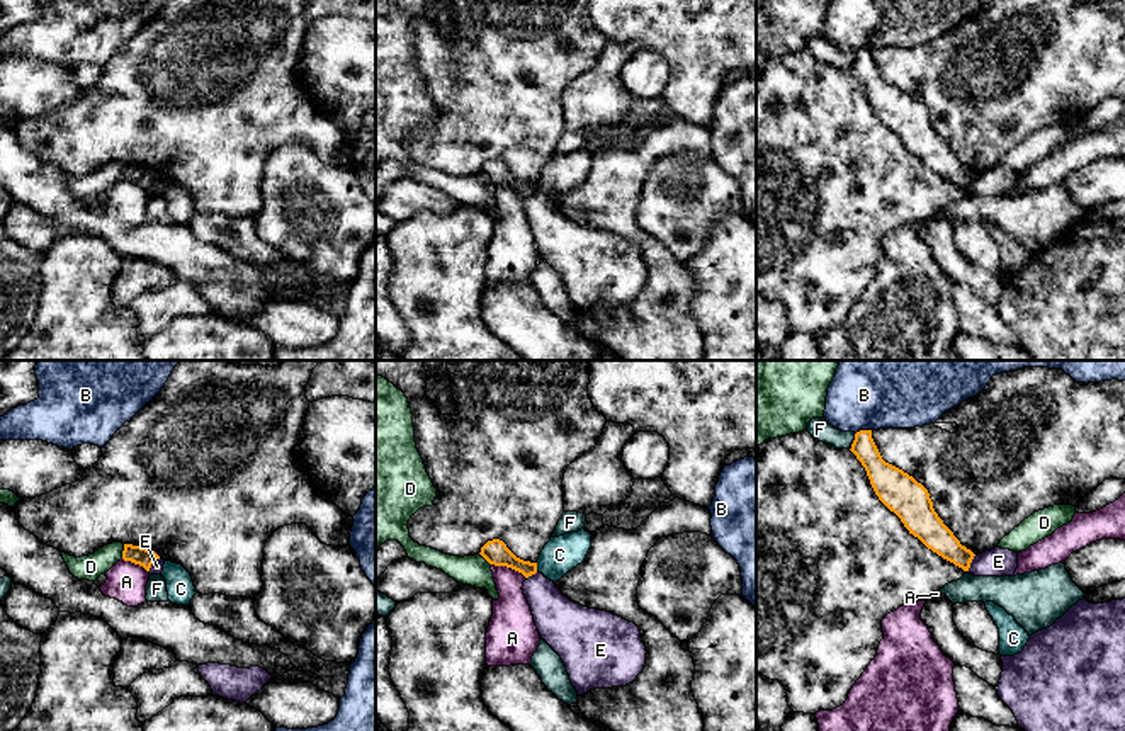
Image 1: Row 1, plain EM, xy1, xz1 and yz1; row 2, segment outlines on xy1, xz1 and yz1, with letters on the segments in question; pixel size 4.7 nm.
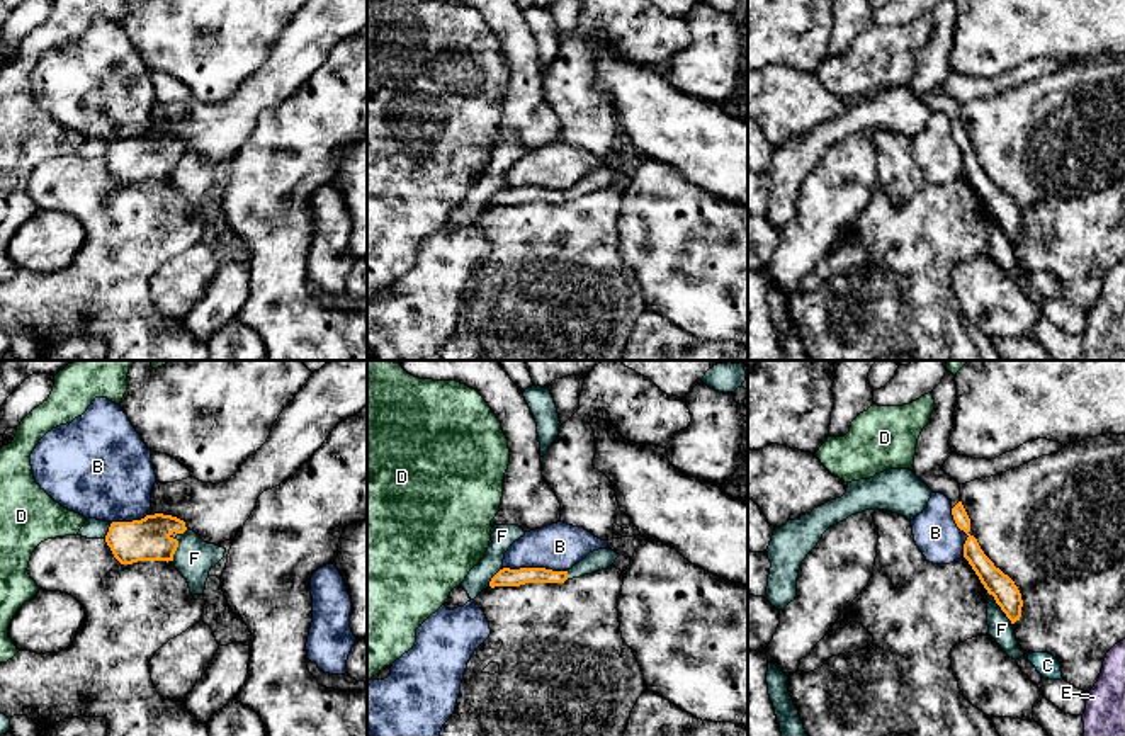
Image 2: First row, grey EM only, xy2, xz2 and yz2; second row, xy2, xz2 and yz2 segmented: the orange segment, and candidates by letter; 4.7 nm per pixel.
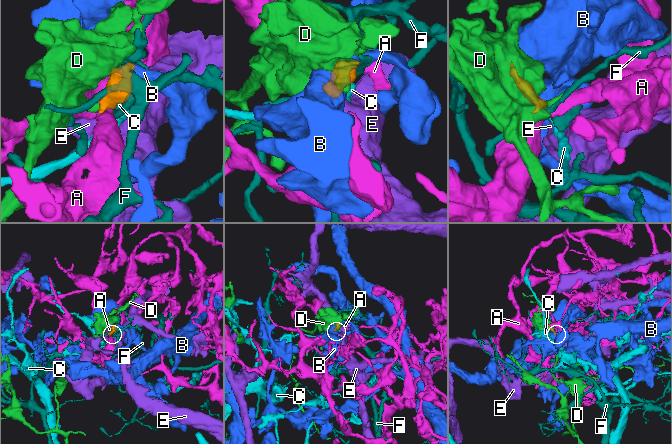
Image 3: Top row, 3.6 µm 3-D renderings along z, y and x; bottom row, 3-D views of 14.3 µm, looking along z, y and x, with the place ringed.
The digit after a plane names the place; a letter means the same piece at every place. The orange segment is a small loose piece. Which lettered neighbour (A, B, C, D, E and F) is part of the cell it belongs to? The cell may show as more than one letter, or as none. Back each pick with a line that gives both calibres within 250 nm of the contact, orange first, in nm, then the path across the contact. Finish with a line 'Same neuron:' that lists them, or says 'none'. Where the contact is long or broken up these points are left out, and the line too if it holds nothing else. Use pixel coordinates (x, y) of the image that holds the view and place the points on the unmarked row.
Same neuron: none

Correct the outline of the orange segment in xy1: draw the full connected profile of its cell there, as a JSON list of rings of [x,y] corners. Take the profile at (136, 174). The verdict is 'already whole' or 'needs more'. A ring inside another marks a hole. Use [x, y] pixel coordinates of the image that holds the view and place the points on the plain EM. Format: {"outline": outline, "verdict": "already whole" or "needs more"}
{"outline": [[[124,163],[122,178],[143,185],[150,190],[151,184],[160,178],[160,175],[146,167]]], "verdict": "already whole"}

